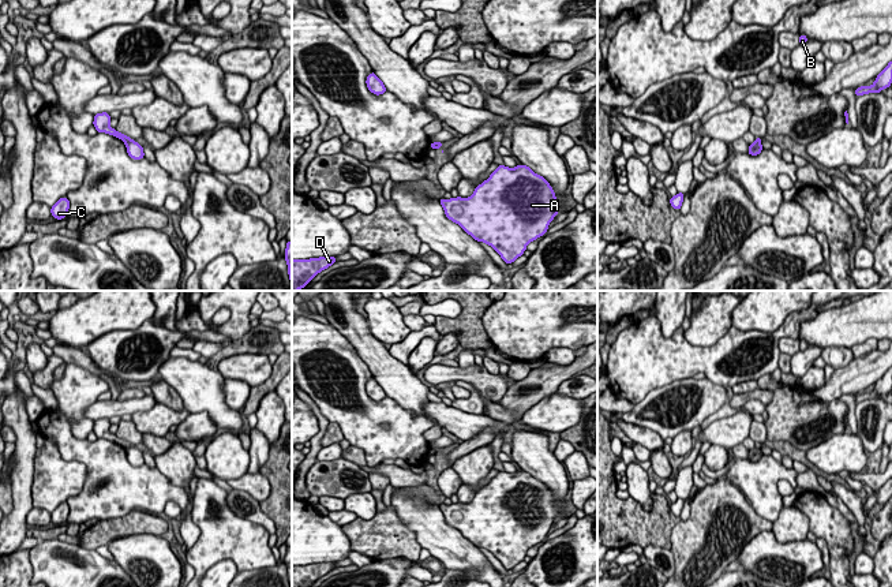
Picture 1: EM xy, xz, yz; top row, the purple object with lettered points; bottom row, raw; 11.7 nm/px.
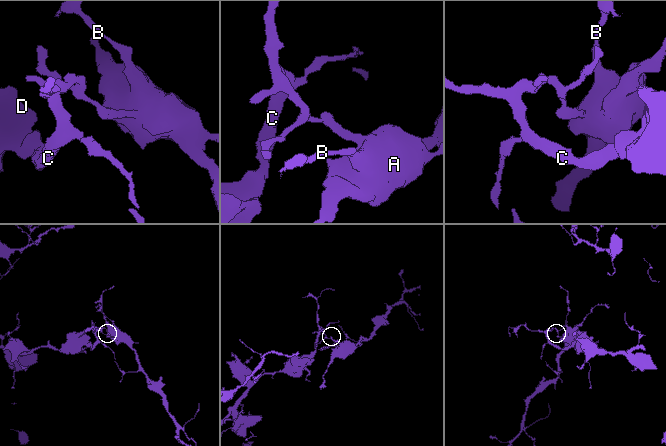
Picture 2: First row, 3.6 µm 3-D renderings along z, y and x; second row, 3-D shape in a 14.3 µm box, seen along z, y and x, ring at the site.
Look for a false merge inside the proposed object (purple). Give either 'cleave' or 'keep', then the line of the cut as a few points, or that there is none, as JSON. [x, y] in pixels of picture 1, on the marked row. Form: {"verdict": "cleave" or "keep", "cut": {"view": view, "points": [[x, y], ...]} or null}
{"verdict": "cleave", "cut": {"view": "xy", "points": [[130, 139], [126, 144]]}}

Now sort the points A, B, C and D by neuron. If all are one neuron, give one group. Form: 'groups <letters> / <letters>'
groups A B / C D

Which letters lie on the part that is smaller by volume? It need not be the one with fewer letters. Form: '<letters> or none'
A, B

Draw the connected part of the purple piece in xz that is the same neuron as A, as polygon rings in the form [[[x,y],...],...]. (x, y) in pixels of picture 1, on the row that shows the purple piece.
[[[524,164],[516,168],[498,165],[469,198],[441,198],[439,203],[449,220],[475,240],[491,246],[507,265],[524,255],[532,240],[546,235],[561,209],[550,183]]]

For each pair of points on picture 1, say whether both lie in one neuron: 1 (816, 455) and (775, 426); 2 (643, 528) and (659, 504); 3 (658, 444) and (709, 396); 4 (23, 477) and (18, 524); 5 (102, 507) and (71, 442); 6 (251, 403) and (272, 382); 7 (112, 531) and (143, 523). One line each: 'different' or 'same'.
1: different
2: same
3: different
4: same
5: same
6: same
7: same

